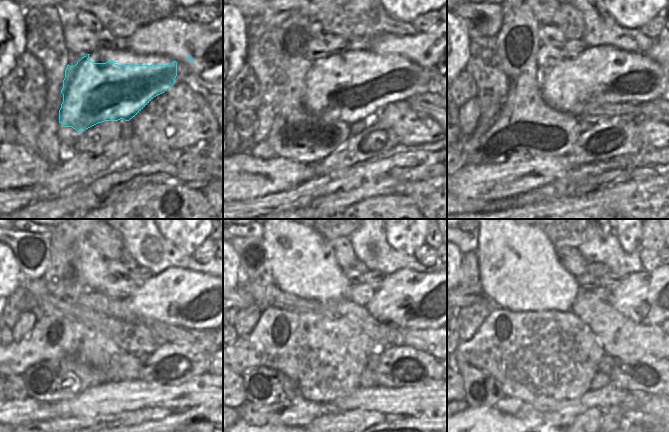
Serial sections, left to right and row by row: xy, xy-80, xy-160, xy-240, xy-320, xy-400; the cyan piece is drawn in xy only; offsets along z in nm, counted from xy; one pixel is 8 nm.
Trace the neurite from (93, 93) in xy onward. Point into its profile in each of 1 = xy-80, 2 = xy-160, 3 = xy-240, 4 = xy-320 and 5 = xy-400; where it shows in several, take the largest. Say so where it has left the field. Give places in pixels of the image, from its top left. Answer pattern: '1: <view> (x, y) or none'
1: xy-80 (335, 91)
2: xy-160 (564, 87)
3: xy-240 (198, 303)
4: xy-320 (426, 302)
5: xy-400 (648, 300)

